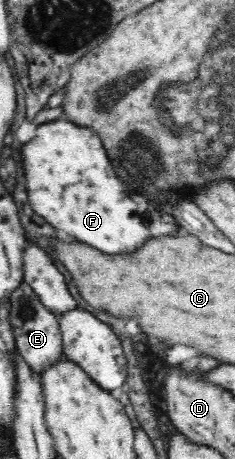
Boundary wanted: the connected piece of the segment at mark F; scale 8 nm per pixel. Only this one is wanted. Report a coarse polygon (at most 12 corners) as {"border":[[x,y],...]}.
{"border":[[93,129],[19,146],[31,207],[104,253],[184,233],[124,187]]}

